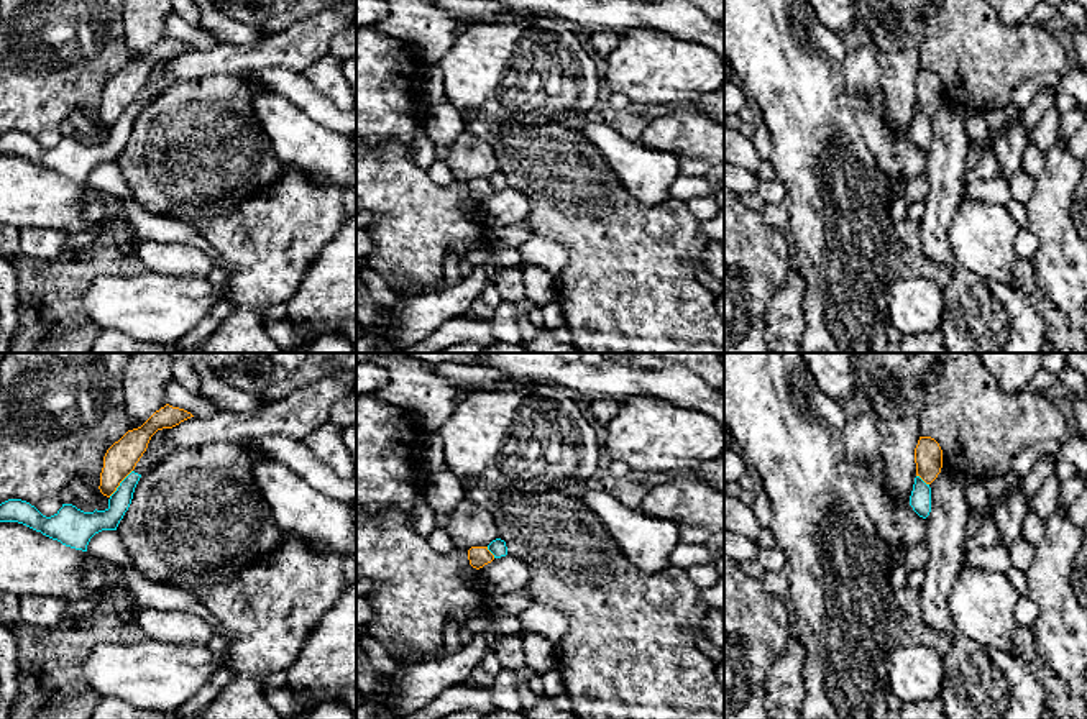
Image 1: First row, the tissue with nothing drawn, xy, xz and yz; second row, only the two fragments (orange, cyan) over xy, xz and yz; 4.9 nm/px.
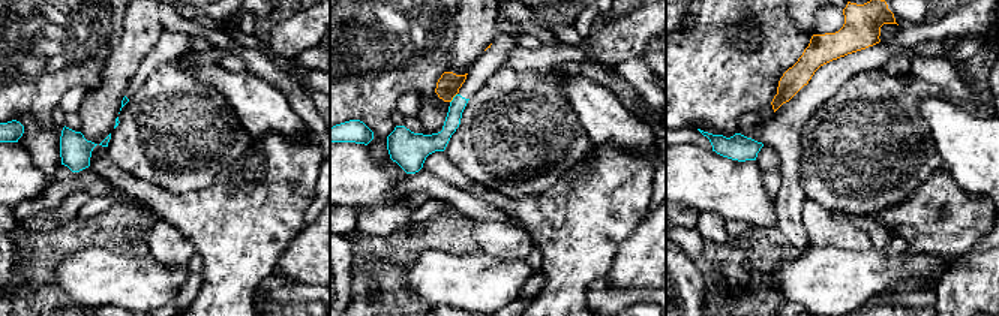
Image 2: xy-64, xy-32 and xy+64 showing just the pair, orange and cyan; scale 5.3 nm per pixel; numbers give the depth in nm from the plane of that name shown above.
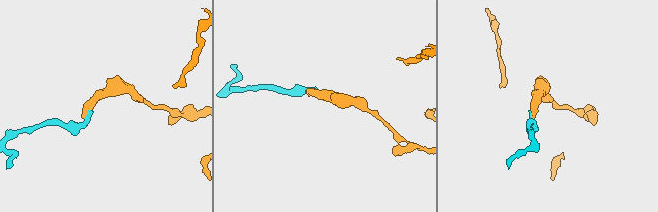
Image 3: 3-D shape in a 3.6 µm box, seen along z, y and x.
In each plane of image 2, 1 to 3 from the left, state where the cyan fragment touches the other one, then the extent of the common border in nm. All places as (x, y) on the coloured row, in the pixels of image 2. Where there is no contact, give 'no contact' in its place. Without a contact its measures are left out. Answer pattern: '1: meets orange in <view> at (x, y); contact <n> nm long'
1: no contact
2: meets orange in xy-32 at (453, 96); contact 70 nm long
3: no contact

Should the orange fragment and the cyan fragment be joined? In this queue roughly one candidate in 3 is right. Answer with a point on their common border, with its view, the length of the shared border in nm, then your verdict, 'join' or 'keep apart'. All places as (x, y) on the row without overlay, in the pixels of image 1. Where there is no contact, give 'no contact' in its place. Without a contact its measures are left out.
contact xy (120, 114); length 180 nm; keep apart

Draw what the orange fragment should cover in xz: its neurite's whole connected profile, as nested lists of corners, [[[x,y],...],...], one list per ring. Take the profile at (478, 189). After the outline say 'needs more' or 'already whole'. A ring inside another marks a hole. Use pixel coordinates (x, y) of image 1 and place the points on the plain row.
[[[471,179],[468,182],[470,197],[476,202],[494,192],[494,187],[488,182],[488,179]]]; already whole

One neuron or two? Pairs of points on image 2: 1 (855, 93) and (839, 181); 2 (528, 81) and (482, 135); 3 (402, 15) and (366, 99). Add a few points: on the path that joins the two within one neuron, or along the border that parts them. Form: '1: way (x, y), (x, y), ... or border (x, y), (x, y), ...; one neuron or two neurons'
1: way (855, 116), (854, 159); one neuron
2: way (516, 95), (492, 122); one neuron
3: way (402, 36), (402, 53), (387, 78); one neuron

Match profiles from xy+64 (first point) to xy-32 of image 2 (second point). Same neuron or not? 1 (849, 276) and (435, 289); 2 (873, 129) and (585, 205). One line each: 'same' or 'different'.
1: same
2: different

